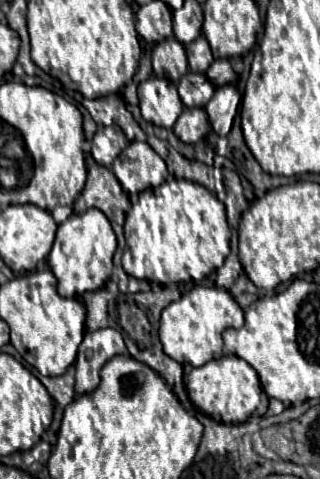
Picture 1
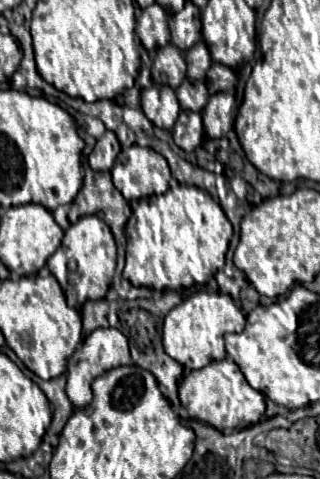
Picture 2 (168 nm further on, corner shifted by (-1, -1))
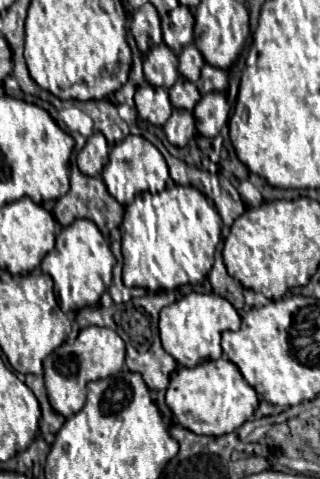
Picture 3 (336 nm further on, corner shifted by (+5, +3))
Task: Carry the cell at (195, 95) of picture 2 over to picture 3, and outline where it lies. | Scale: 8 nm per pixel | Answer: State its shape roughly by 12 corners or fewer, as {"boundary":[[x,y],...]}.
{"boundary":[[176,80],[168,88],[172,106],[192,110],[200,100],[196,84]]}

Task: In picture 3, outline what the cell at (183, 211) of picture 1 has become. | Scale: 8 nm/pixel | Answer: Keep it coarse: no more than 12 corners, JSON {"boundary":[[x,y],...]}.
{"boundary":[[192,186],[140,194],[121,226],[123,283],[202,282],[222,220]]}

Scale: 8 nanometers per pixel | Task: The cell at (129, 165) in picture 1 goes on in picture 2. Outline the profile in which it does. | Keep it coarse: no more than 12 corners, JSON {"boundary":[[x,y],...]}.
{"boundary":[[148,146],[122,150],[112,168],[126,200],[159,196],[171,171]]}

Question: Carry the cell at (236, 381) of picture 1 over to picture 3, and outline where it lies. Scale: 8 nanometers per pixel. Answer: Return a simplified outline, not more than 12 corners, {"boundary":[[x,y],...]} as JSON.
{"boundary":[[226,356],[176,368],[174,422],[222,436],[254,416],[256,390]]}

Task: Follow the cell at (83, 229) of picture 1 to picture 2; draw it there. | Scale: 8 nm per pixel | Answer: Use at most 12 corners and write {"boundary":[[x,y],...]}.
{"boundary":[[108,224],[66,230],[54,272],[72,308],[104,298],[116,270]]}

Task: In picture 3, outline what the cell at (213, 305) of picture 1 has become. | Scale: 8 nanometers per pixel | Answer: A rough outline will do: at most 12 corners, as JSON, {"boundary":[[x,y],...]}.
{"boundary":[[218,294],[160,312],[164,350],[186,368],[222,356],[240,314]]}

